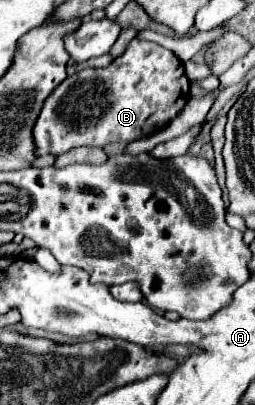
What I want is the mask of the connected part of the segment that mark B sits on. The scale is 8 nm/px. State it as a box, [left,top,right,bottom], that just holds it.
[34,39,190,155]

